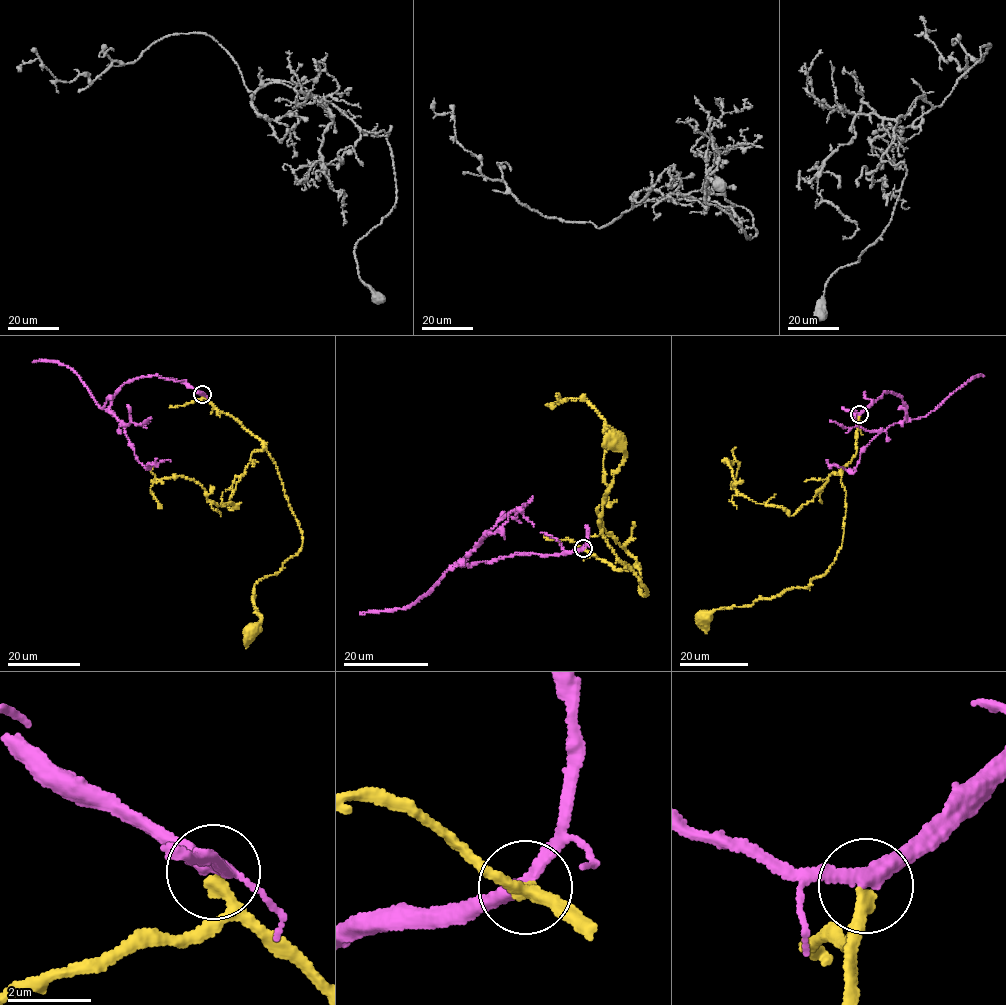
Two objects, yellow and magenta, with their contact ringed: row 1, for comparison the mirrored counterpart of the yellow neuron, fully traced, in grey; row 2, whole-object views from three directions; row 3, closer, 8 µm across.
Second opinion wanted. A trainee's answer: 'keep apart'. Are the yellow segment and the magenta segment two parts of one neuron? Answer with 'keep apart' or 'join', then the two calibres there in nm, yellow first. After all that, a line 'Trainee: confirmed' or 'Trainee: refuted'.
join; 220 nm thick on the yellow side, 320 nm on the other
Trainee: refuted

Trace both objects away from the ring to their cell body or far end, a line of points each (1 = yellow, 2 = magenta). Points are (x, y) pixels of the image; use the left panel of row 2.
1: (202, 394), (259, 437), (276, 464), (301, 532), (300, 550), (255, 583), (251, 598), (261, 618), (253, 630)
2: (202, 394), (176, 380), (142, 376), (127, 381), (109, 406), (140, 462), (146, 466), (170, 460)

